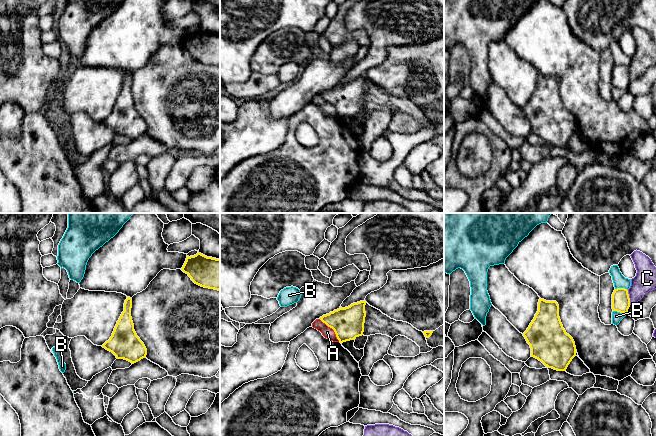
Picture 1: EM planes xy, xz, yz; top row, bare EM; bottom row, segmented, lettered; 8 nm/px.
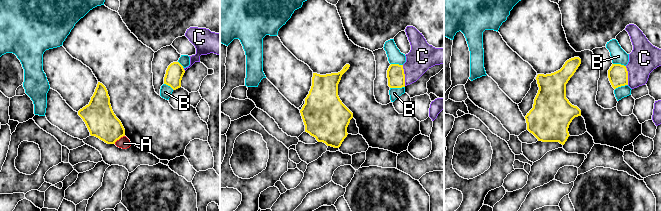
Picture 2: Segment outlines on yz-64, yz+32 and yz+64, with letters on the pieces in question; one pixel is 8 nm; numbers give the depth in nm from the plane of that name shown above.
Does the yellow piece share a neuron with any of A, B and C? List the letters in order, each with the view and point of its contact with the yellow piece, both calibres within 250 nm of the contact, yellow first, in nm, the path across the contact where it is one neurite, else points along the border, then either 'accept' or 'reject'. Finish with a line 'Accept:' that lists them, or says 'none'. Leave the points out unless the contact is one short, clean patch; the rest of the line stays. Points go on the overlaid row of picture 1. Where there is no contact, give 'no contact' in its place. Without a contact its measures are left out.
A: meets yellow in xz at (332, 328); 260 nm thick on the yellow side, 90 nm on the other; border along xz (319, 319), (333, 330), (339, 341); reject
B: meets yellow in yz at (620, 312); 140 nm thick on the yellow side, 80 nm on the other; reject
C: meets yellow in yz at (628, 297); 140 nm thick on the yellow side, 180 nm on the other; reject
Accept: none

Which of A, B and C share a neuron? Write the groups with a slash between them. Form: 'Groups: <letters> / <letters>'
Groups: A / B / C

